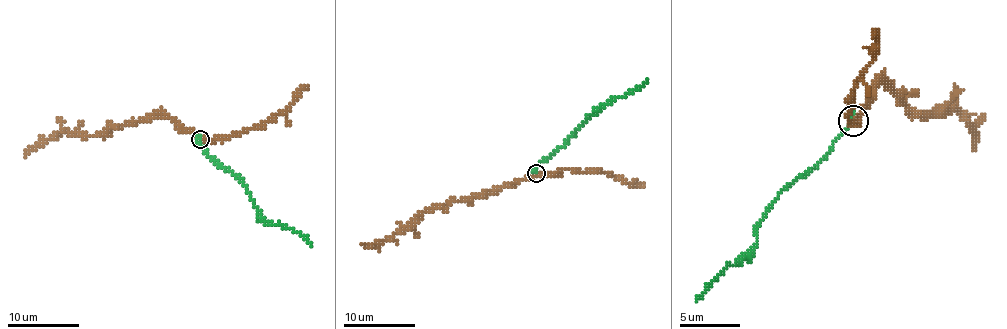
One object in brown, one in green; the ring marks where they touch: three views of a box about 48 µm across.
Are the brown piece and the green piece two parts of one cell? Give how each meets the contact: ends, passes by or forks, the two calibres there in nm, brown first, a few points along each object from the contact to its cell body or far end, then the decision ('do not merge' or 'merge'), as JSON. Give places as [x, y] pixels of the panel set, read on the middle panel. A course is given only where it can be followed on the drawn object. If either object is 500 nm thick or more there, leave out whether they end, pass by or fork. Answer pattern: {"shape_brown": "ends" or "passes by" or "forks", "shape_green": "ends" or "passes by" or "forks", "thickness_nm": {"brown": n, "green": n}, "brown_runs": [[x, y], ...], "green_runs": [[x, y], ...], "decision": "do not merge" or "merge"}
{"shape_brown": "passes by", "shape_green": "ends", "thickness_nm": {"brown": 320, "green": 200}, "brown_runs": [[535, 173], [535, 177], [516, 180], [501, 189], [483, 191], [426, 209], [396, 232], [360, 245]], "green_runs": [[535, 173], [537, 166], [605, 103], [635, 91], [648, 80]], "decision": "do not merge"}

